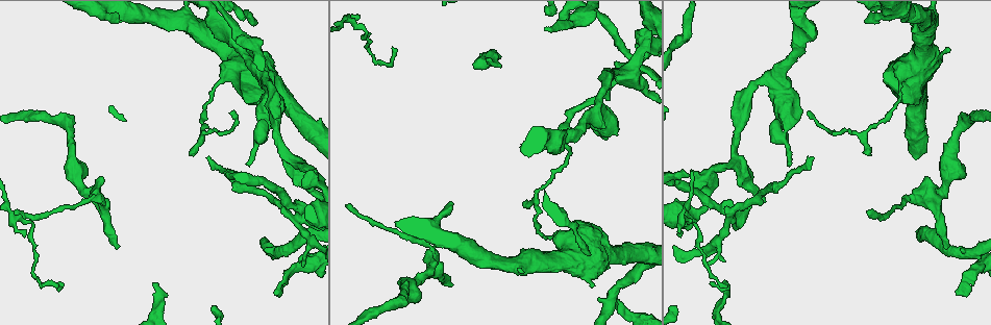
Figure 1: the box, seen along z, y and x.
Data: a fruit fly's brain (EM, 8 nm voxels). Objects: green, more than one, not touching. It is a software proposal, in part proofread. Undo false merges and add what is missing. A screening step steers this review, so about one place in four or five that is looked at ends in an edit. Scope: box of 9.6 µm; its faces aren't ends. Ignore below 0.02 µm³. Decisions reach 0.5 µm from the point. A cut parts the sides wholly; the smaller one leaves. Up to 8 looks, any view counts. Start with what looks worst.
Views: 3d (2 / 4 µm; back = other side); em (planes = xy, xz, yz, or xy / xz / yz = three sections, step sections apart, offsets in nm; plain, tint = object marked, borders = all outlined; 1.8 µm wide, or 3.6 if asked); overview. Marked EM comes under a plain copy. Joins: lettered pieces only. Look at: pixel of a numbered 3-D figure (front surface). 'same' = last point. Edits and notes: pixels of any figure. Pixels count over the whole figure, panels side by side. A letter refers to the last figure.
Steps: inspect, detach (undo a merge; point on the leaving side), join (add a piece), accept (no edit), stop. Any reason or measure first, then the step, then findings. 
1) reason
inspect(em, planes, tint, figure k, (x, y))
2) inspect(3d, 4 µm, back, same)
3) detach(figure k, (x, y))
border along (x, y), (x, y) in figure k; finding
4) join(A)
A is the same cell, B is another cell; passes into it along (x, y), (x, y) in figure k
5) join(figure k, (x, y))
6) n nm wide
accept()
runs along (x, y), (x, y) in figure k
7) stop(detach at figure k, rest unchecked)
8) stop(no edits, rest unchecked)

sharp bend
inspect(em, 3.6 µm, planes, tint, figure 1, (731, 216))

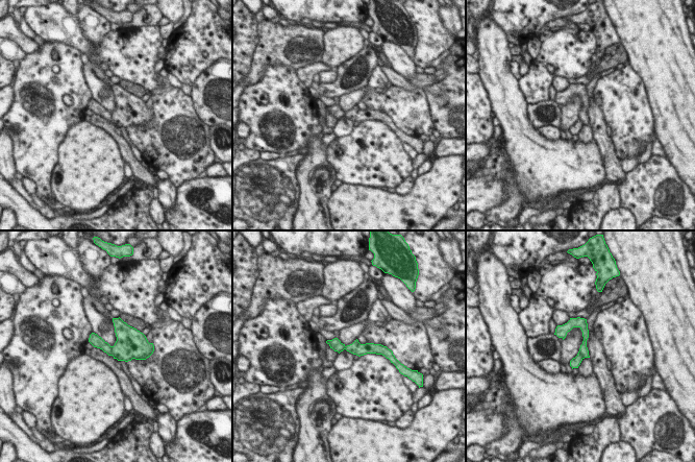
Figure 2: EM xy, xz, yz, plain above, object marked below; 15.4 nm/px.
see the neighbours
inspect(em, 3.6 µm, planes, borders, same)

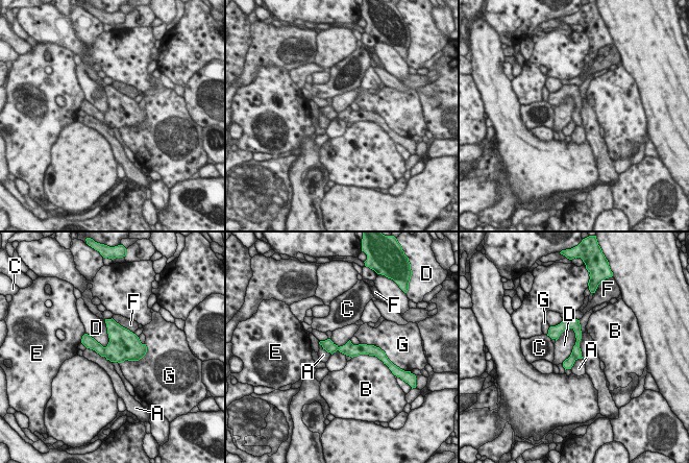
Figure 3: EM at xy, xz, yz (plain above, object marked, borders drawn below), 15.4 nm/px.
detach(figure 3, (94, 345))
A, B, C, D, E, F and G are other cells; border along (103, 347), (108, 359) in figure 3; two cells meet here

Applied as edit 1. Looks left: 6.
see it whole again
inspect(overview)

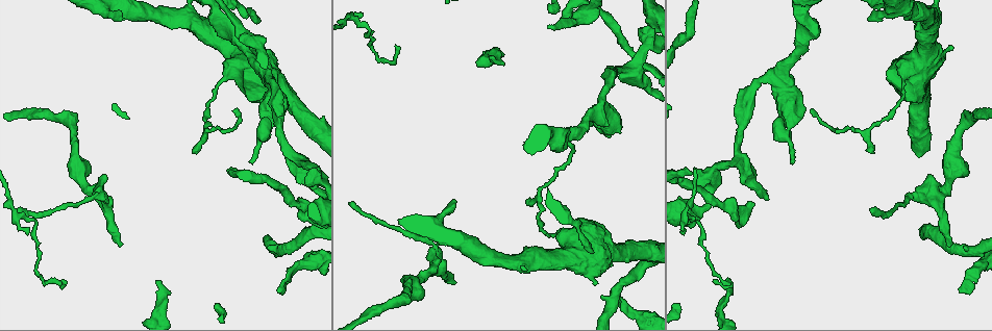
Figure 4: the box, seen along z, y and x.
branch stops here
inspect(3d, 4 µm, figure 4, (281, 295))

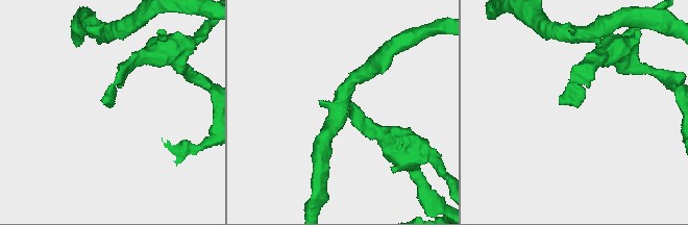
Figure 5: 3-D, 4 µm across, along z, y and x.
shape alone is not enough
inspect(em, planes, tint, figure 5, (106, 104))

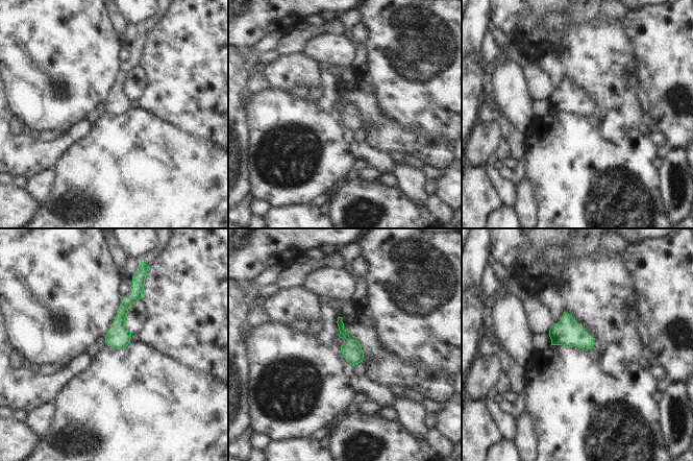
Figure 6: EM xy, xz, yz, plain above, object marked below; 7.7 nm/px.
inspect(em, planes, borders, same)

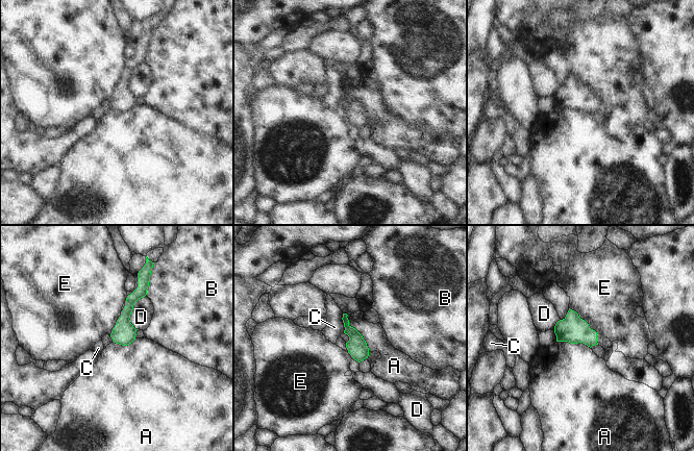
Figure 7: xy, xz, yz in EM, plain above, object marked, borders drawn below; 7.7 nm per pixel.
160 nm wide
accept()
A, B, C, D and E are other cells; runs along (141, 284), (129, 302), (118, 341) in figure 7; none of them fits

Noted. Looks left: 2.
an open end
inspect(3d, 4 µm, figure 4, (868, 20))

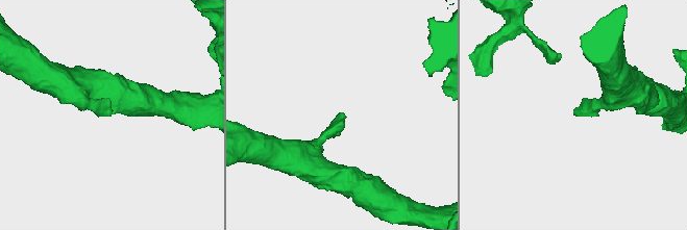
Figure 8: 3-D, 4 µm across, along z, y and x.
need the tissue
inspect(em, planes, borders, figure 8, (576, 113))

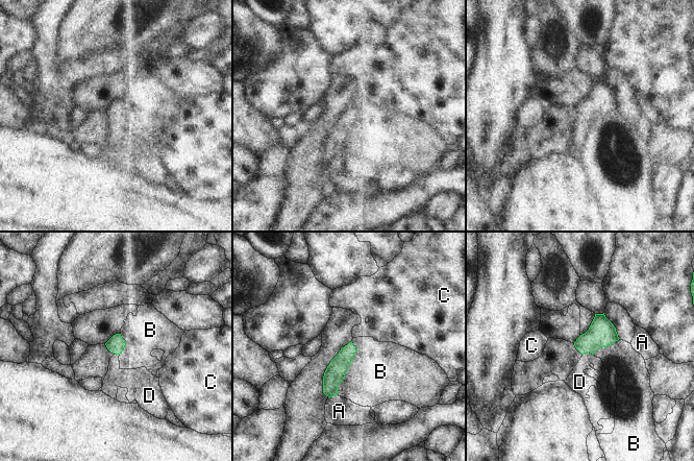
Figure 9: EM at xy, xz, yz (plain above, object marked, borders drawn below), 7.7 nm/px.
join(D)
D is the same cell, A, B and C are other cells; passes into it along (601, 333), (588, 352), (579, 382) in figure 9; the cell continues

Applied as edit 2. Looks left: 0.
stop(detach at figure 3, join at figure 9, rest unchecked)

